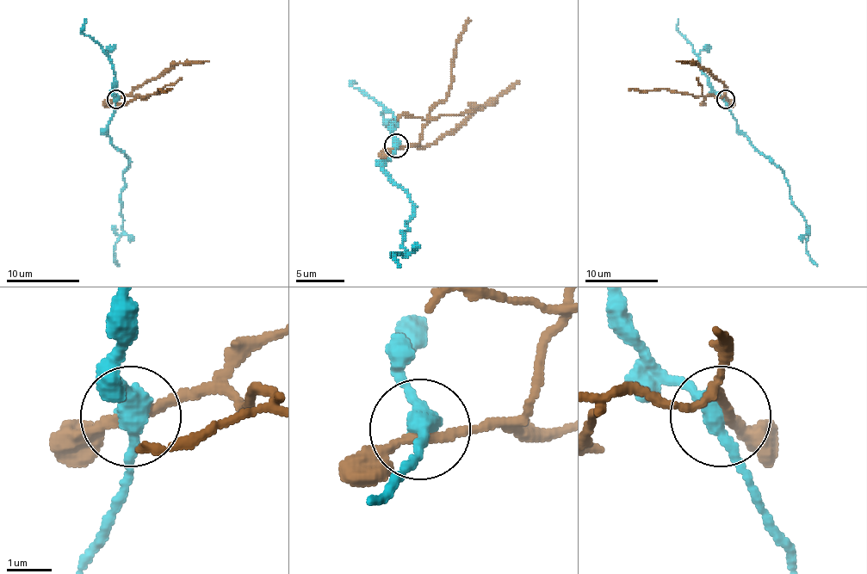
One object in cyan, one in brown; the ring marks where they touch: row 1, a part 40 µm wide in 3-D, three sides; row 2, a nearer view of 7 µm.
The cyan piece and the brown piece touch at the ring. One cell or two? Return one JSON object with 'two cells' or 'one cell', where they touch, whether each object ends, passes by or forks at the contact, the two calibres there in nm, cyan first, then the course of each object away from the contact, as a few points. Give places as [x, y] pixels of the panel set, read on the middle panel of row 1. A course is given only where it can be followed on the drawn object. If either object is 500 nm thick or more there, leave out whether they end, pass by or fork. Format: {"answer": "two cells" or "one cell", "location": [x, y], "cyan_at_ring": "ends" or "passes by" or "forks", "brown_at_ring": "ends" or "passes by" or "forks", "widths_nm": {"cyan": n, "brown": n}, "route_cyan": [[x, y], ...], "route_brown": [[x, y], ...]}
{"answer": "two cells", "location": [396, 145], "cyan_at_ring": "passes by", "brown_at_ring": "passes by", "widths_nm": {"cyan": 400, "brown": 200}, "route_cyan": [[395, 146], [383, 170], [407, 194], [412, 216], [405, 224], [403, 233], [405, 255], [393, 255], [400, 267]], "route_brown": [[395, 146], [418, 144], [430, 110], [446, 98], [454, 52], [468, 18]]}

